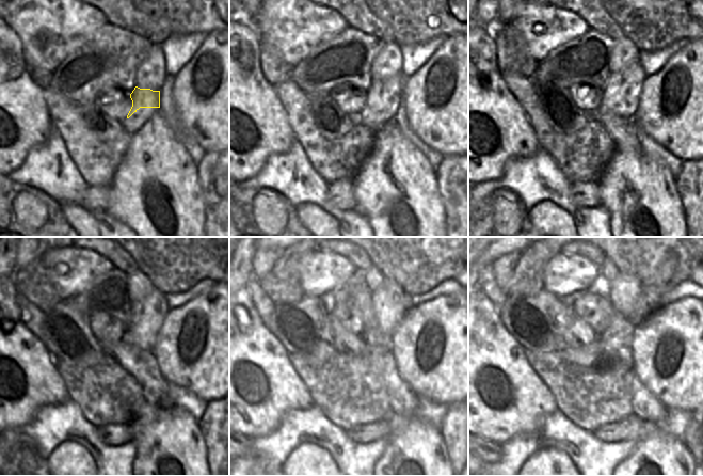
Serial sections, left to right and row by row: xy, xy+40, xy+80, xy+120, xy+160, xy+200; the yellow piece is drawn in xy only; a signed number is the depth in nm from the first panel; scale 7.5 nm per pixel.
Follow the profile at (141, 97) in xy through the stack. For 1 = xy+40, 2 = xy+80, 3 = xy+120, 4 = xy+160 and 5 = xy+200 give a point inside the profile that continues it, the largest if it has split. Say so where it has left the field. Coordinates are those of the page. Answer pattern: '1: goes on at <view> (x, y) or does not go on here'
1: goes on at xy+40 (386, 93)
2: goes on at xy+80 (623, 90)
3: goes on at xy+120 (147, 315)
4: goes on at xy+160 (390, 302)
5: goes on at xy+200 (624, 291)

